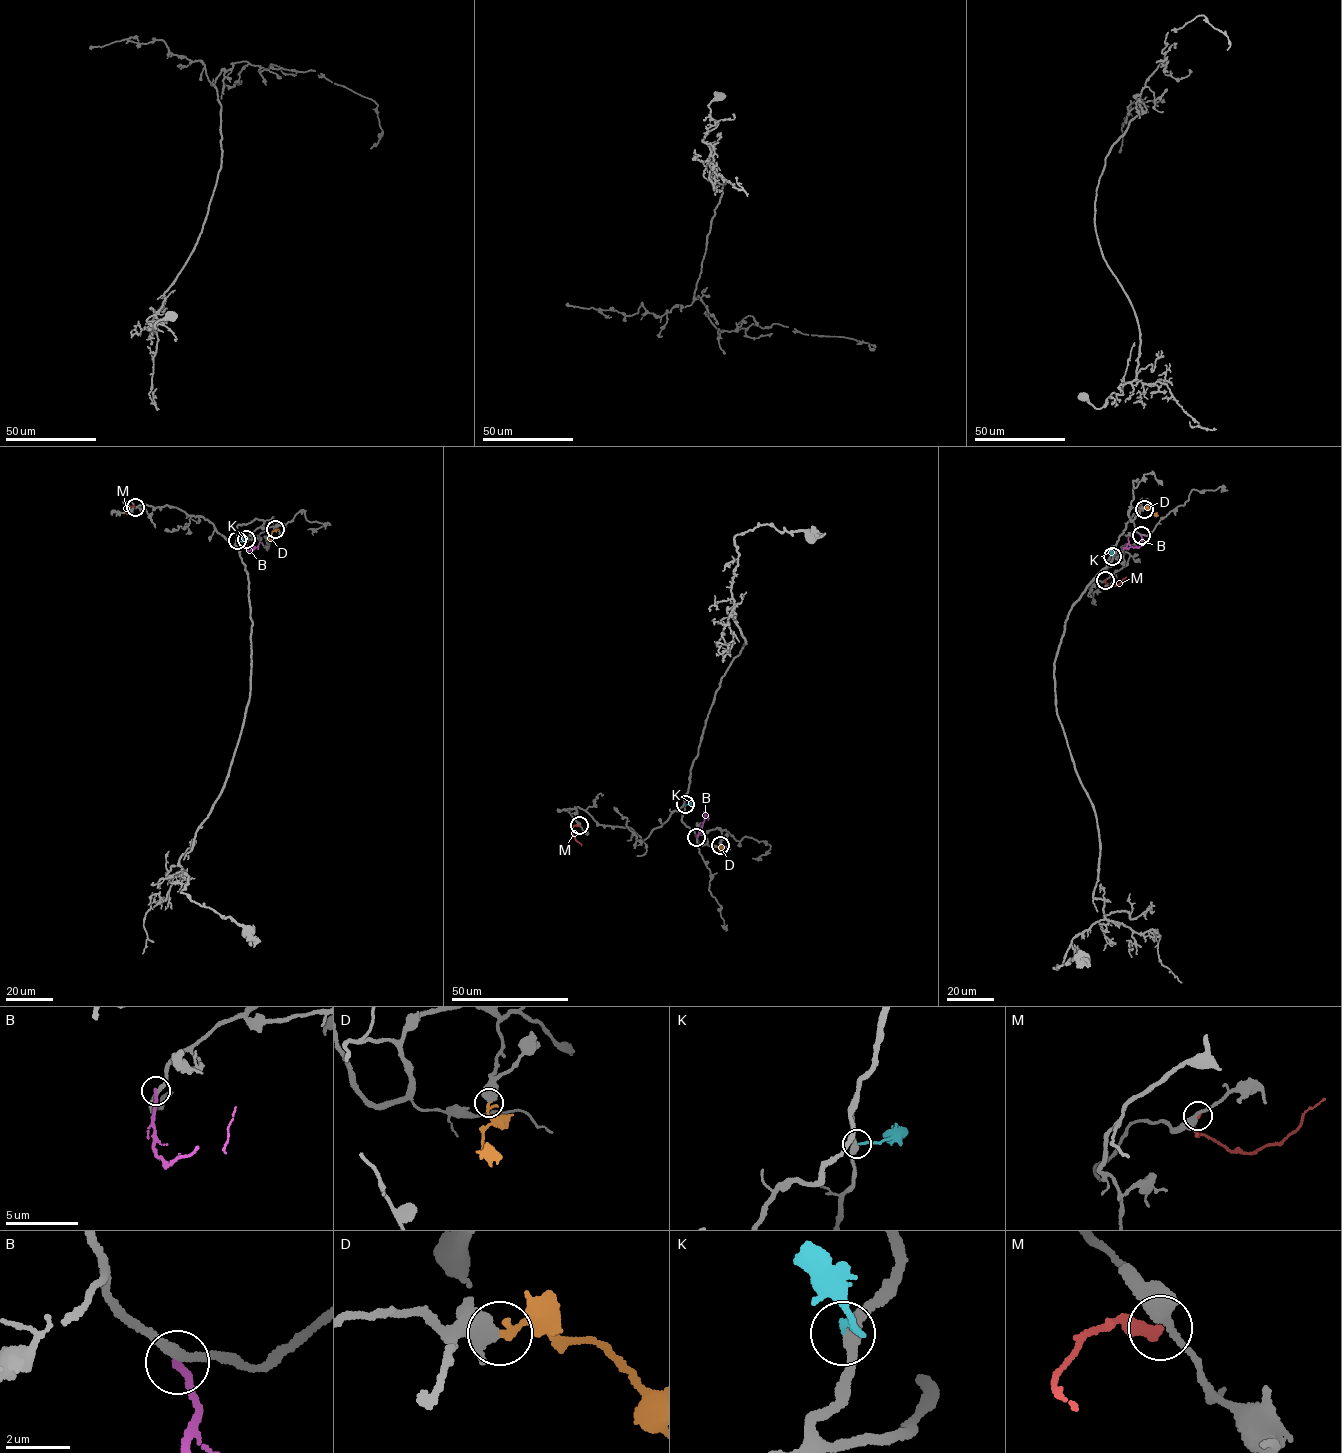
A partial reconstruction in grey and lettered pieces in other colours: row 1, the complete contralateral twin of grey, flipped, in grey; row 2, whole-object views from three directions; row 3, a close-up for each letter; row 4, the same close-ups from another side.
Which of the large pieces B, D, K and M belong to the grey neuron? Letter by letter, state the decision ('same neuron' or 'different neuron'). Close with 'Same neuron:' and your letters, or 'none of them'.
B: different neuron
D: same neuron
K: same neuron
M: different neuron
Same neuron: D, K

